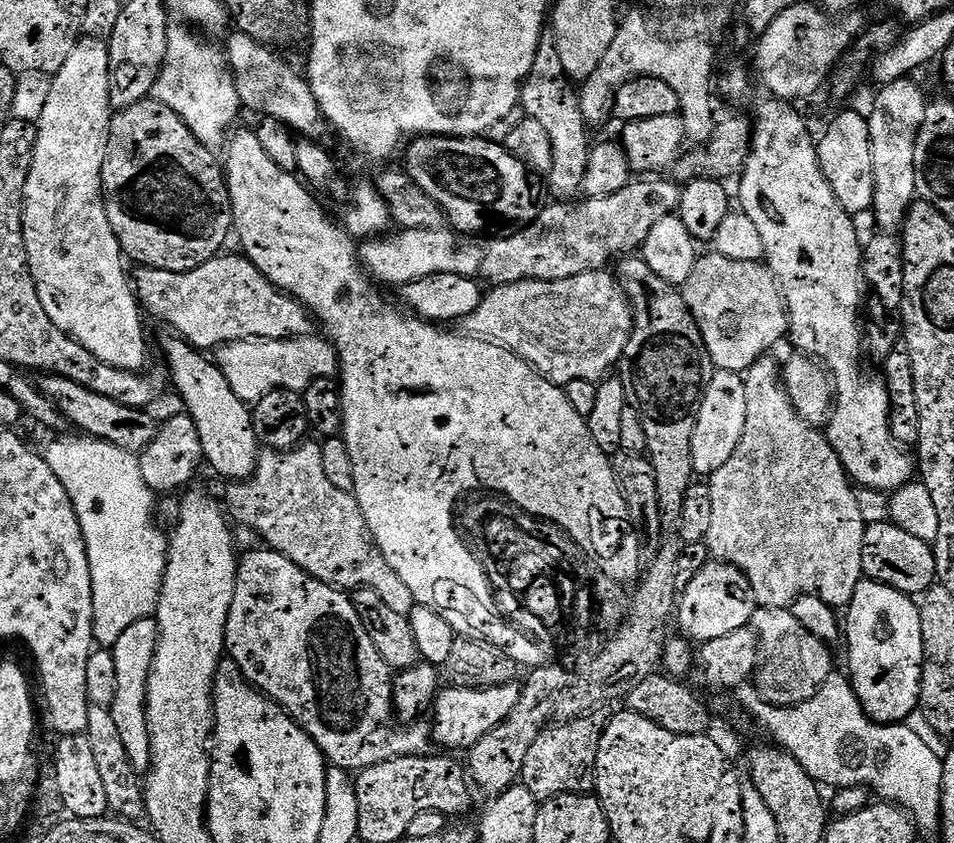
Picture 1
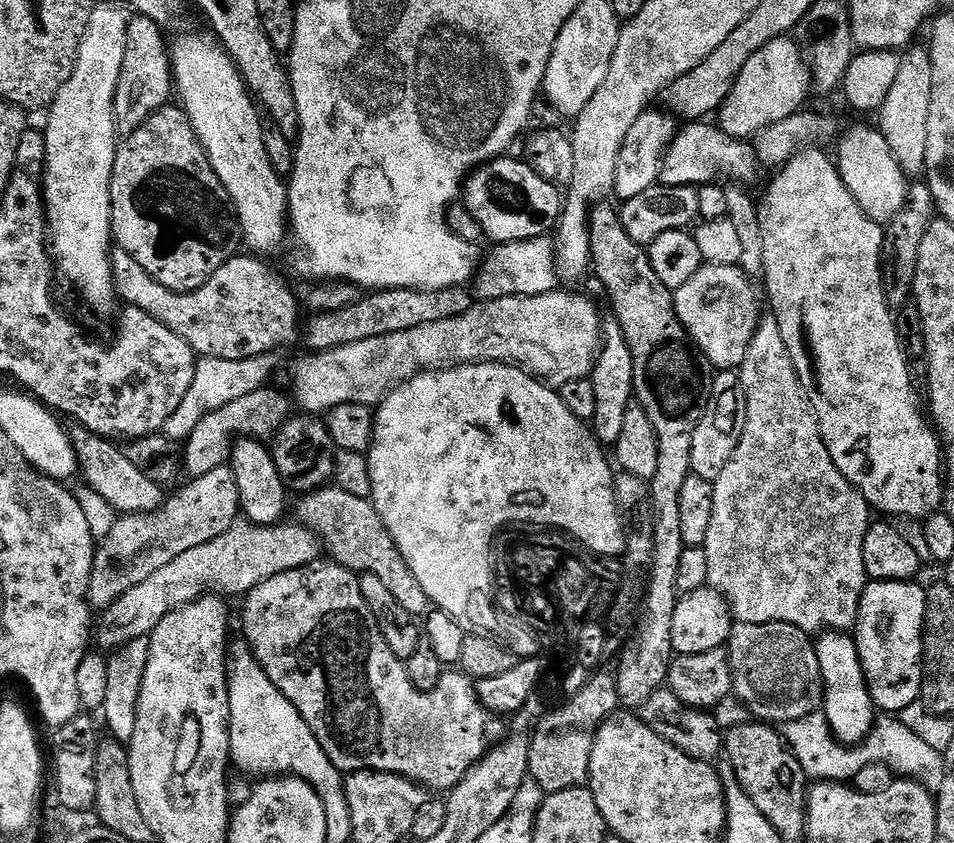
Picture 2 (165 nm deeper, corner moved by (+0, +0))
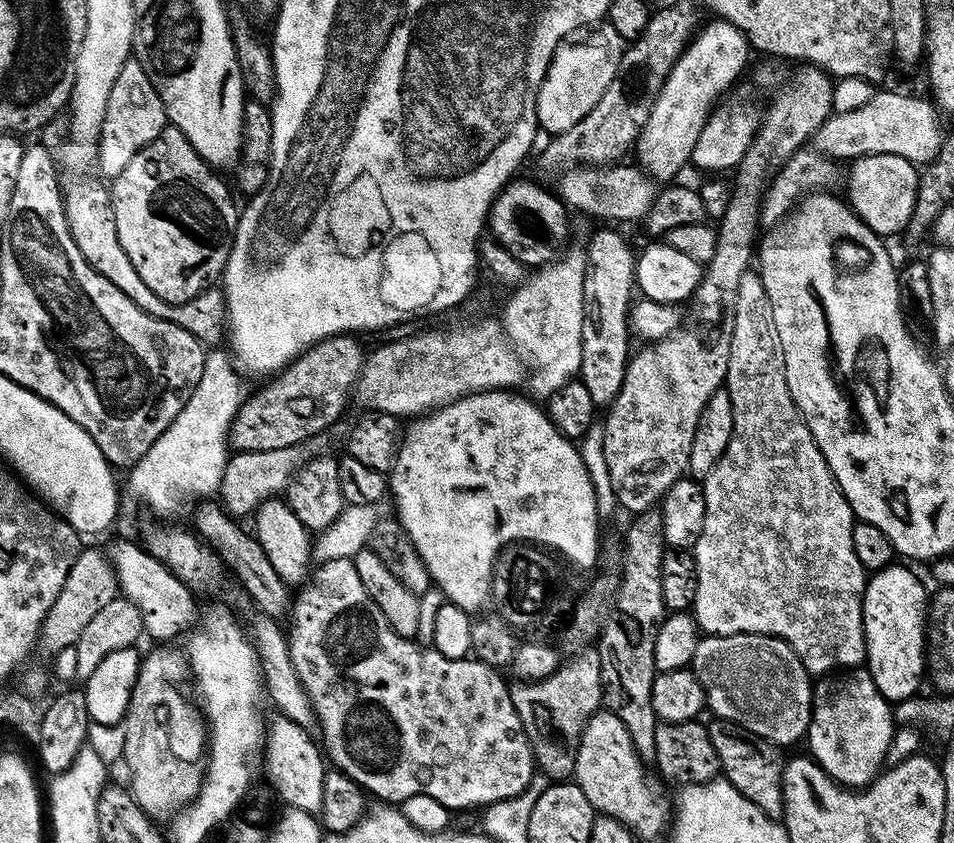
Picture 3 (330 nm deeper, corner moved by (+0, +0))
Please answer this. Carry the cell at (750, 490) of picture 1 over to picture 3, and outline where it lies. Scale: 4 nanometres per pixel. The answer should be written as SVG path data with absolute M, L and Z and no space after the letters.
M749 270L738 286L736 299L736 317L734 318L734 334L730 350L730 370L726 381L726 391L730 394L734 406L734 434L726 454L714 466L714 470L703 481L706 494L706 526L698 538L694 555L696 557L696 603L694 619L701 633L710 636L773 636L785 640L802 662L802 666L813 678L824 678L835 668L840 670L856 670L867 661L868 647L864 633L864 595L868 589L869 573L858 562L858 554L854 554L854 530L857 526L856 515L852 513L850 502L842 494L822 450L812 437L812 432L800 412L800 407L790 394L790 386L786 382L786 362L782 342L778 338L778 326L774 322L774 306L770 302L770 294L766 294L764 280L759 271Z

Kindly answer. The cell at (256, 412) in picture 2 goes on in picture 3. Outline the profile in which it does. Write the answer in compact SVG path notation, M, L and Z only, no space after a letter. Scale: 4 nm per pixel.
M355 335L331 336L315 348L308 349L299 360L289 365L275 377L269 388L264 388L256 397L245 399L239 414L232 424L230 444L236 452L265 452L266 450L286 450L310 440L323 437L327 428L332 428L340 420L340 415L348 408L348 399L354 396L364 373L366 352L363 352Z

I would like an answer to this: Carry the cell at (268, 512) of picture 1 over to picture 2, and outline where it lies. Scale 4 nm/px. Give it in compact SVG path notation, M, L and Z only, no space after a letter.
M329 486L321 492L312 492L300 504L300 516L304 527L311 528L319 536L322 548L328 552L335 563L346 566L351 572L363 574L369 572L376 578L382 578L390 594L410 614L417 618L427 617L430 601L426 590L422 590L418 578L414 578L414 570L406 566L406 558L398 550L394 538L390 538L390 530L382 522L378 510L371 499L354 498L354 494L346 494L346 490Z

